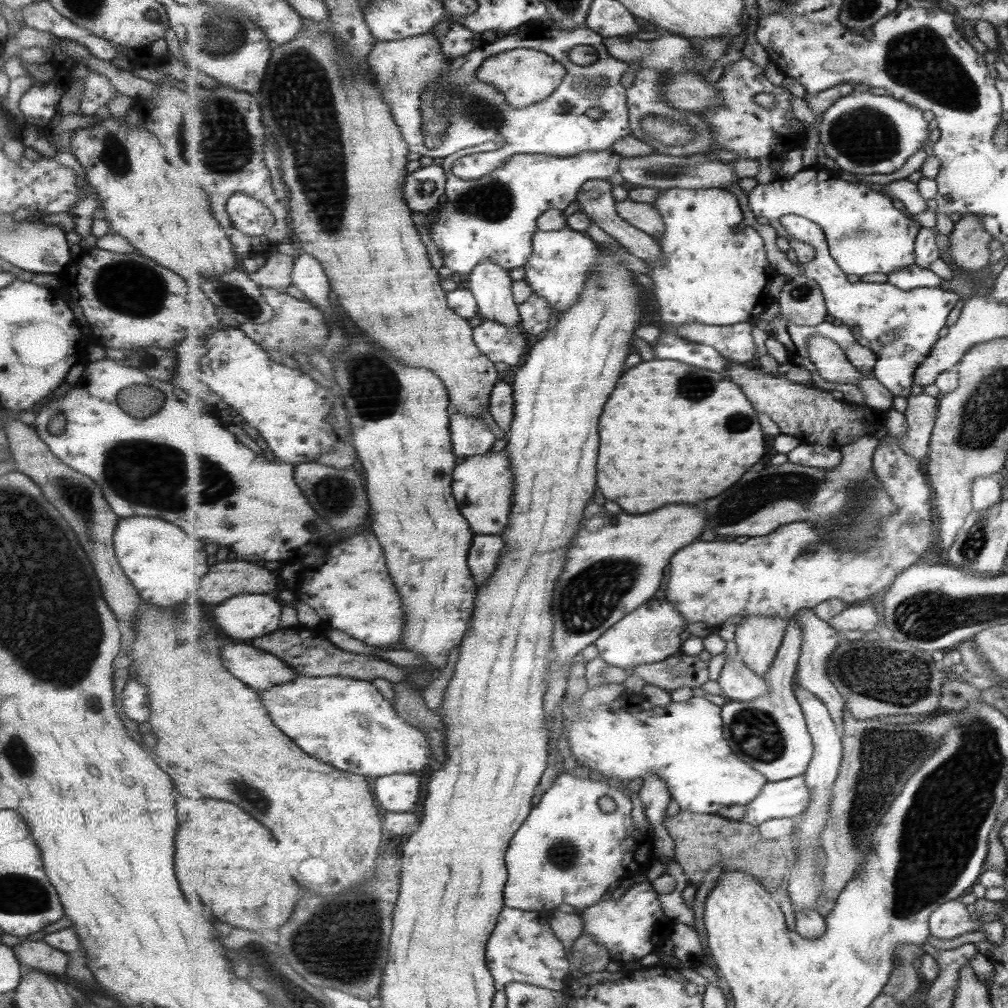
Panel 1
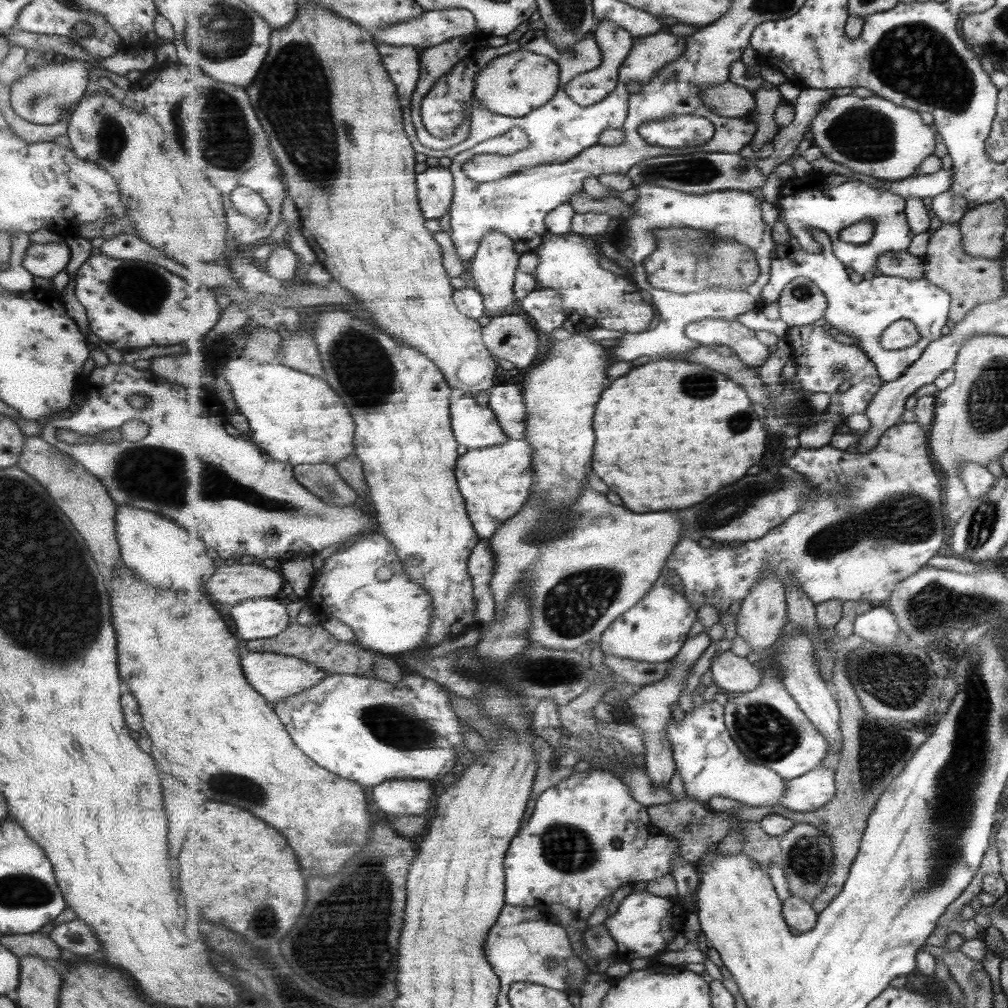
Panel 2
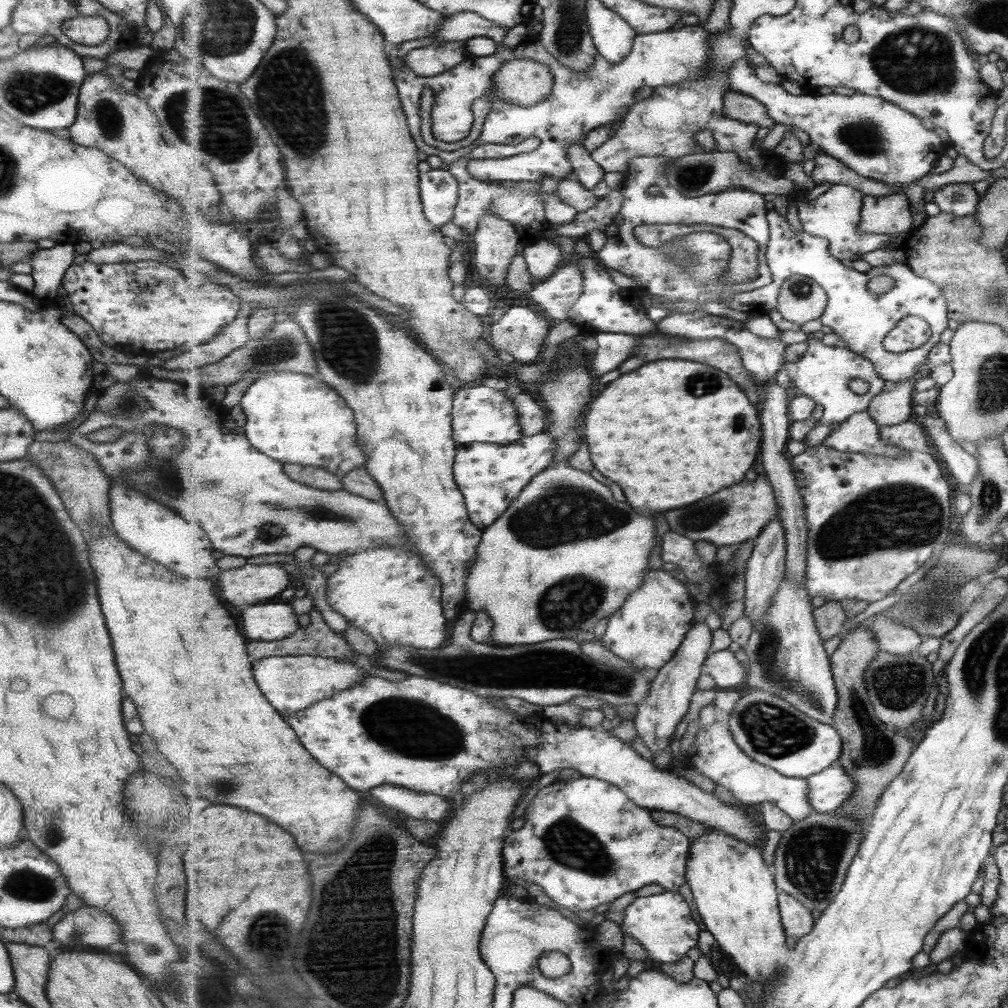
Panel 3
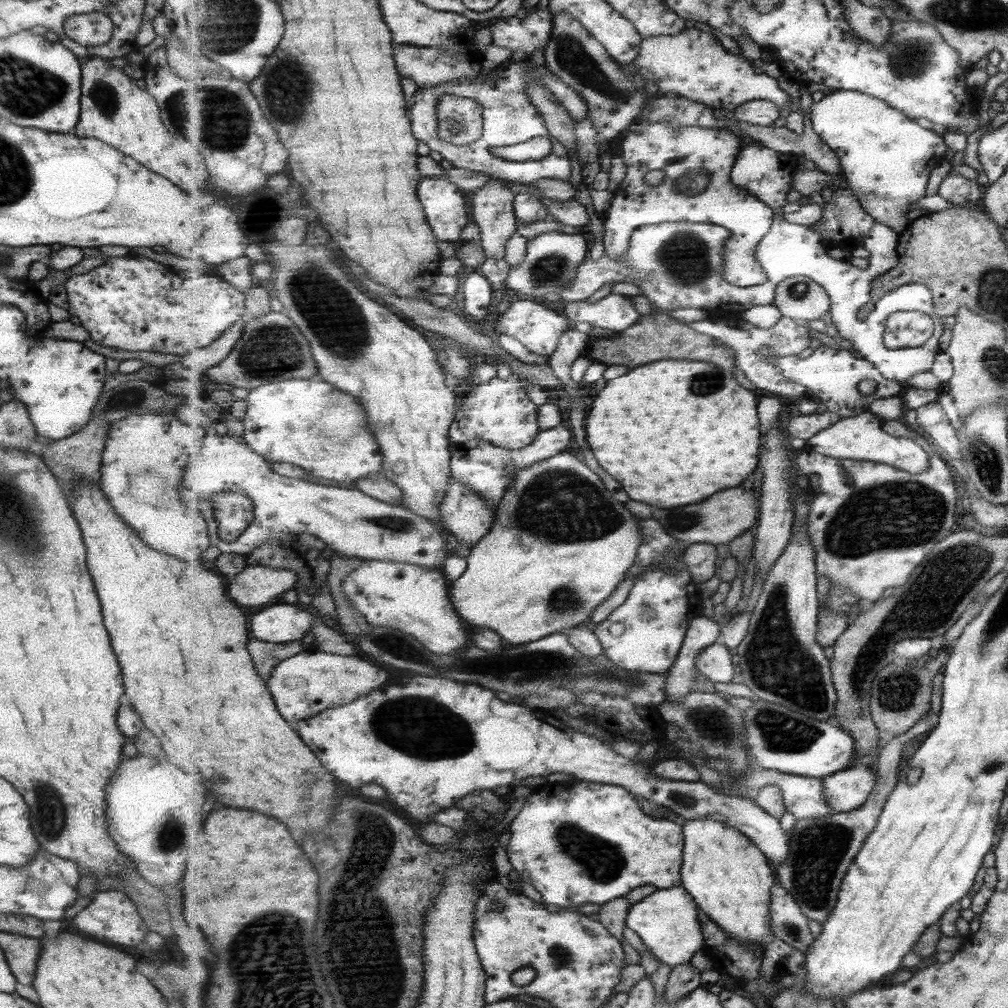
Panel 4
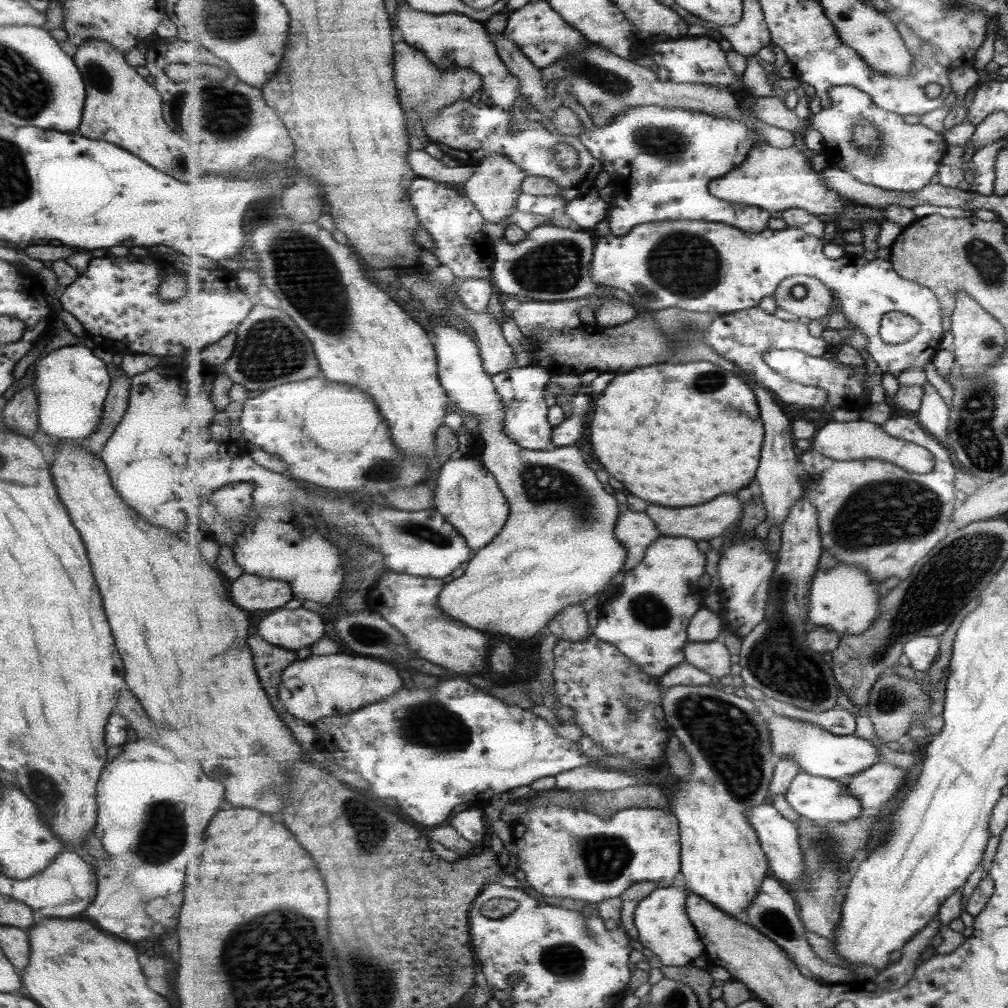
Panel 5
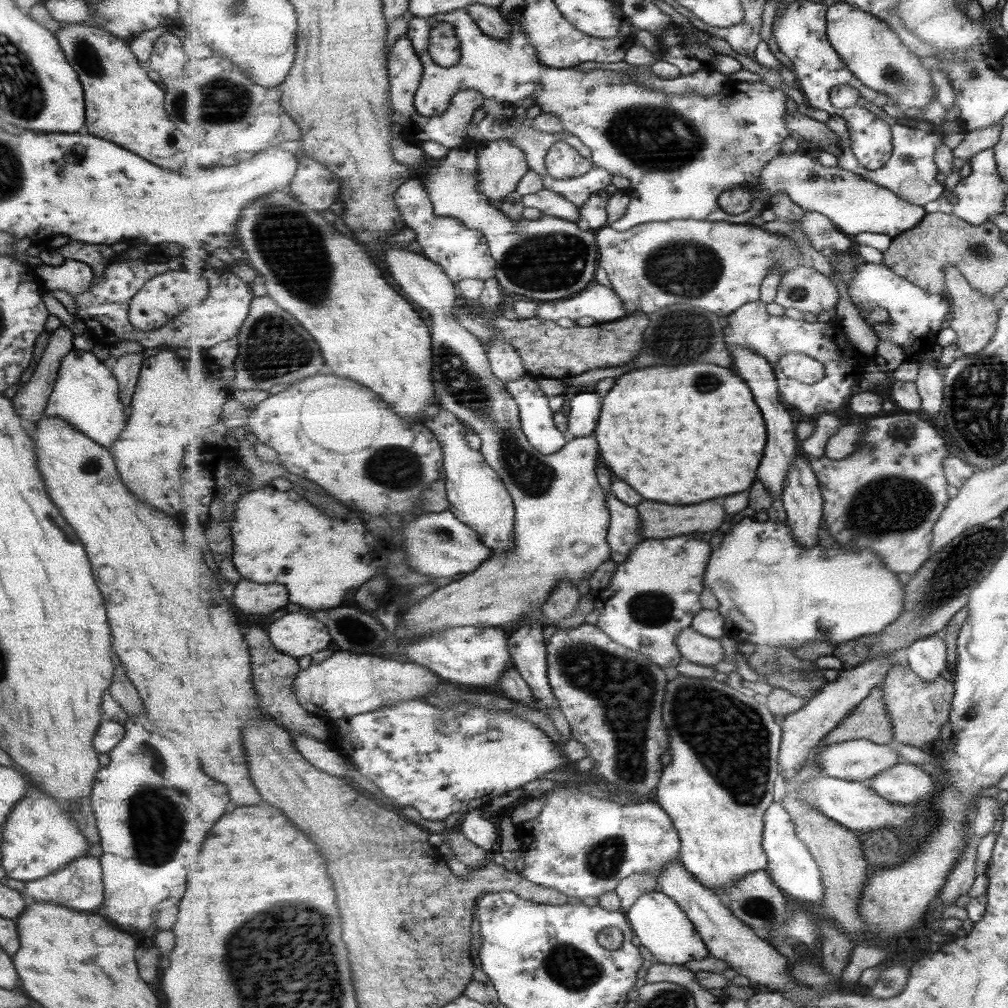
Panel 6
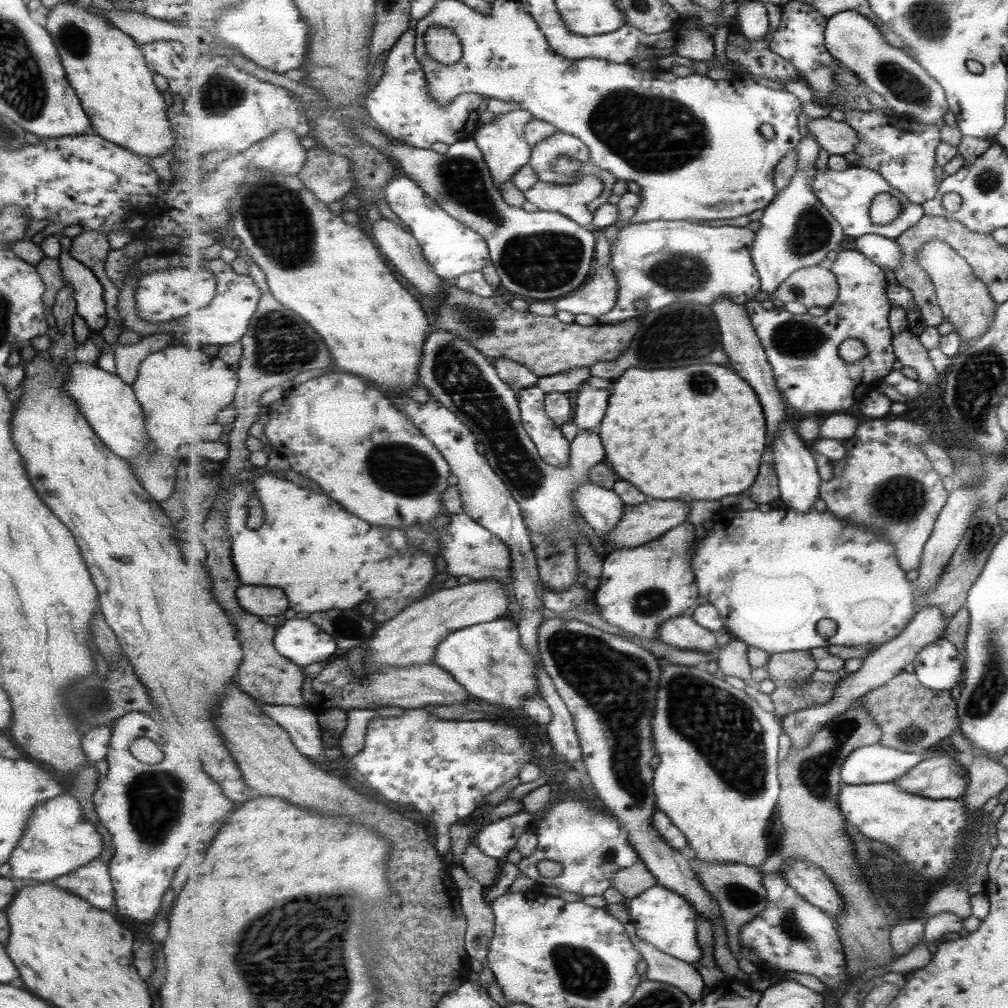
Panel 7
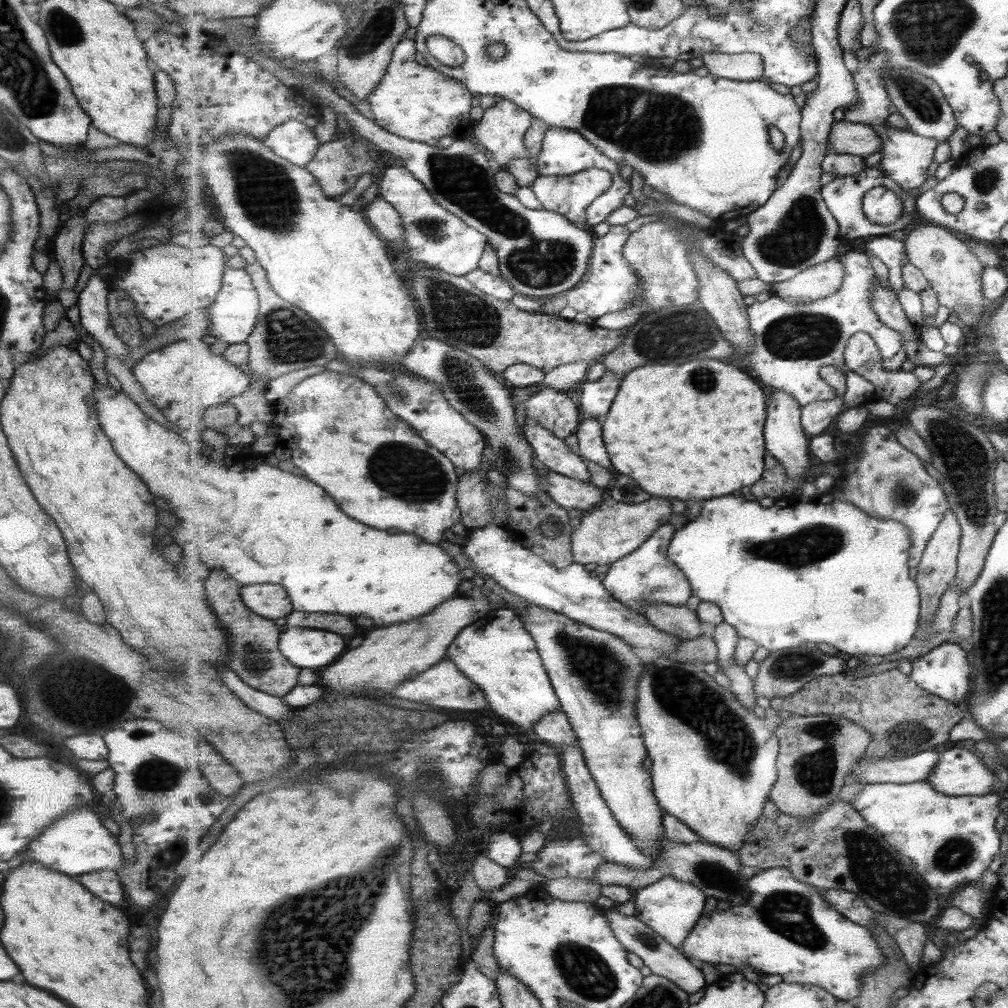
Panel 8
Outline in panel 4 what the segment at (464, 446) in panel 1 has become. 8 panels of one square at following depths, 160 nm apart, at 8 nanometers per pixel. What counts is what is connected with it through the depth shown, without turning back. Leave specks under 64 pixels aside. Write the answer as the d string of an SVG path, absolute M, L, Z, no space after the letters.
M511 375L505 380L495 377L473 387L461 401L459 412L450 428L450 440L453 444L487 440L491 444L513 449L533 444L541 430L538 405L526 391L529 385L529 379Z

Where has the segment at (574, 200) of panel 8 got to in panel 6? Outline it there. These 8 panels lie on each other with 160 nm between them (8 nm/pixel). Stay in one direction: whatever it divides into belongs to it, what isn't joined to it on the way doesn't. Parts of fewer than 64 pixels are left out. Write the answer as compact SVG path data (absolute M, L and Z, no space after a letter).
M547 188L523 196L523 204L531 208L537 208L542 214L556 216L576 223L582 219L580 208L567 200L562 194Z

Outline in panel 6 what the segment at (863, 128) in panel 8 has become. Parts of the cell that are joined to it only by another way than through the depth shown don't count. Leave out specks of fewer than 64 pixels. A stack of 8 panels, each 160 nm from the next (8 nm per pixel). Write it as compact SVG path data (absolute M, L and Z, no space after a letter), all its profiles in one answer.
M794 109L787 110L785 122L791 134L797 134L813 144L818 144L821 148L827 144L837 146L840 144L837 134L827 126L827 123L813 120Z

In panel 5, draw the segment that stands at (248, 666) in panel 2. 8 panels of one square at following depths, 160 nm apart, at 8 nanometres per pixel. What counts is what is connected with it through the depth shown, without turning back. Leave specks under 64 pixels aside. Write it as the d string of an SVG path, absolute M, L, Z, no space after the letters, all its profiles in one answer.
M344 651L330 655L310 654L304 659L297 659L283 672L279 692L280 700L285 709L294 717L312 723L319 719L345 715L367 707L392 694L397 694L401 688L403 688L403 678L399 676L399 672L393 666L389 666L387 660Z

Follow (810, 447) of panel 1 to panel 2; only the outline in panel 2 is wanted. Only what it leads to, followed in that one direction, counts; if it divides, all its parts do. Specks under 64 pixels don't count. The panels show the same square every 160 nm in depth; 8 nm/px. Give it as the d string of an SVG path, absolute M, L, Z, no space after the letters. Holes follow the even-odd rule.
M917 421L911 423L901 422L885 431L879 444L871 452L866 453L859 453L854 450L846 451L831 444L821 448L803 448L800 446L798 449L795 449L794 455L789 457L786 463L799 474L804 474L812 486L817 486L824 493L811 495L810 498L813 499L805 503L799 512L791 515L785 523L781 523L761 539L737 543L735 550L729 550L733 546L723 546L721 550L717 547L703 548L703 546L699 546L699 542L691 540L691 538L681 538L681 542L675 548L675 552L671 554L671 560L666 564L667 572L676 573L680 577L681 584L683 584L683 596L687 598L687 601L694 603L697 606L697 610L702 606L715 606L720 614L726 613L729 610L729 606L735 601L741 600L743 602L751 594L753 586L765 576L765 572L777 573L777 578L781 580L785 590L789 588L791 582L797 584L811 598L811 602L815 602L815 605L832 599L843 600L844 602L865 600L874 603L890 600L894 589L909 576L919 573L926 566L925 564L941 550L941 546L945 542L943 540L945 538L945 518L943 518L943 496L941 496L941 494L944 494L943 486L941 486L941 478L935 472L935 466L931 464L929 448L925 444L927 440L925 440L923 429L922 424L919 424ZM846 488L850 488L850 495L848 496L850 505L847 506L843 499L838 499L838 492L844 492Z

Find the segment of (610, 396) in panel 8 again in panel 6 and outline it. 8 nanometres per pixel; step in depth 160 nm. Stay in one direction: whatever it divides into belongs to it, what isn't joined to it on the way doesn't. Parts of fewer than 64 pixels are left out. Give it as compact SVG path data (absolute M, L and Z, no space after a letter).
M574 392L570 401L570 435L569 437L591 436L599 424L601 400L595 392Z

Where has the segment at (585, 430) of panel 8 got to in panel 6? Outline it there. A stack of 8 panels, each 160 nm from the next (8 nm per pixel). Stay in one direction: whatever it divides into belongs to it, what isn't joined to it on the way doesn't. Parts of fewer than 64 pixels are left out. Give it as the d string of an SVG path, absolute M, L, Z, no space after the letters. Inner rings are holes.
M390 241L389 244L384 246L386 250L383 251L383 258L385 258L385 266L387 266L391 280L397 283L397 286L399 286L401 290L407 294L409 299L411 299L417 305L422 306L422 308L425 308L427 312L431 312L431 316L433 316L433 322L435 322L435 324L432 325L432 340L434 340L432 344L435 356L433 376L435 376L434 385L436 388L439 388L439 390L437 390L437 392L439 392L439 400L441 400L443 408L447 408L449 412L455 412L455 416L458 416L460 421L462 421L473 433L476 433L481 438L480 451L484 454L486 461L504 480L510 495L513 497L517 512L515 517L516 540L514 540L516 546L514 546L513 549L502 550L502 552L498 552L498 550L493 551L491 558L487 562L484 562L479 569L477 569L479 572L460 576L459 578L463 578L463 580L459 580L459 582L451 582L449 586L443 586L443 588L439 588L437 592L433 592L433 594L431 594L429 598L425 598L423 602L419 602L419 604L411 606L411 608L407 610L407 614L403 616L404 624L406 624L406 629L409 631L409 637L413 638L417 638L417 636L413 635L427 635L427 633L445 631L447 628L463 626L479 628L503 627L510 622L517 622L516 624L521 624L522 620L527 615L542 610L549 598L553 596L551 595L551 591L557 590L557 588L559 588L559 584L561 584L563 580L573 582L573 584L575 584L575 588L577 588L577 585L581 584L581 580L583 580L583 578L589 578L588 575L595 572L595 570L597 570L597 568L599 568L599 566L601 566L605 560L611 560L612 550L608 541L611 513L607 506L607 494L605 494L605 490L601 488L601 484L597 482L597 460L599 460L599 446L597 446L597 440L595 440L593 436L587 436L587 438L574 437L570 438L566 446L561 448L559 452L547 455L546 453L544 454L539 452L539 449L536 449L530 443L530 440L527 438L527 435L522 429L520 406L514 399L514 396L508 391L506 382L503 382L503 380L494 374L491 366L490 354L488 353L486 345L479 340L478 336L475 336L474 333L469 332L469 330L467 330L467 328L465 328L458 321L456 316L453 315L453 310L456 310L455 306L458 306L461 301L459 298L457 298L457 288L455 288L454 280L450 279L450 276L443 270L443 267L440 264L429 260L429 258L427 258L422 252L417 253L406 249L400 249L404 245L406 244L394 243ZM575 542L585 542L587 546L591 546L591 552L587 552L587 554L585 554L585 558L581 558L579 554L575 554L575 552L570 551L571 548L575 546Z

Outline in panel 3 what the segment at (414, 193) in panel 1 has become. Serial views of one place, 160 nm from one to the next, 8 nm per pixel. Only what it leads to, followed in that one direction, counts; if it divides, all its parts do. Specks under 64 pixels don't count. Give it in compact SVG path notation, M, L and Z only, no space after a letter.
M449 170L420 173L420 192L427 220L437 226L452 222L458 208L459 181Z

